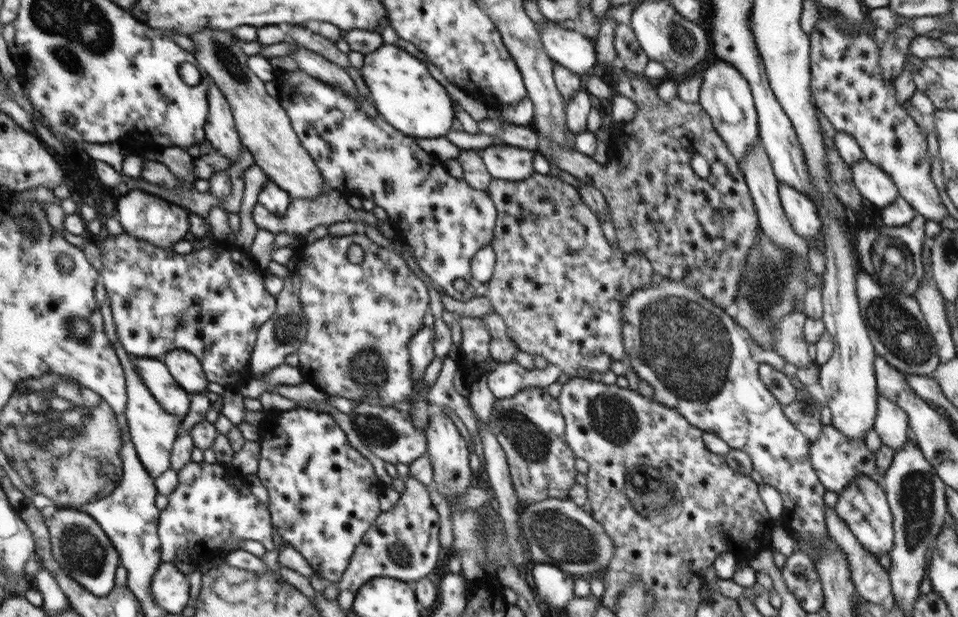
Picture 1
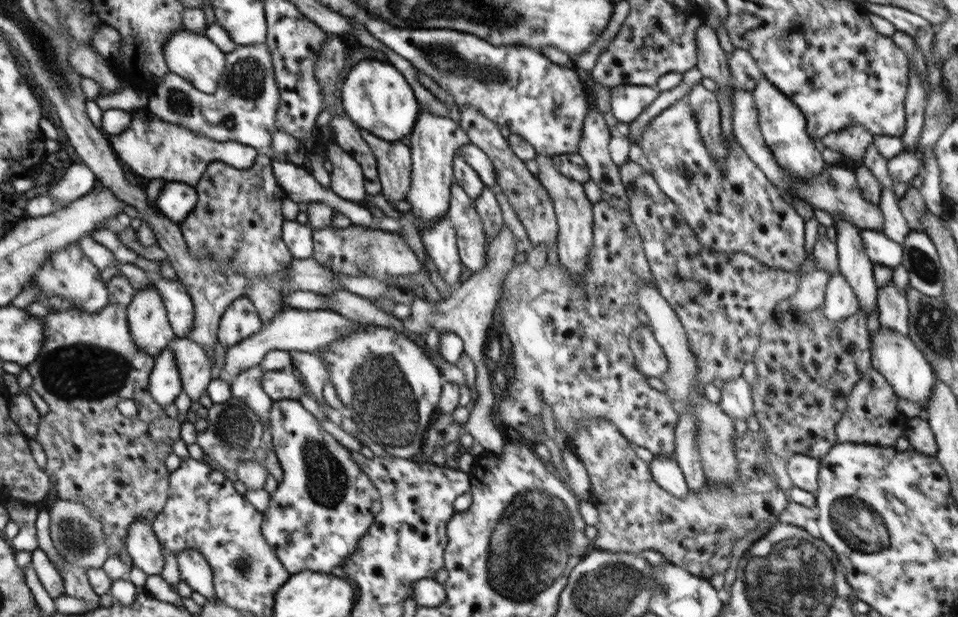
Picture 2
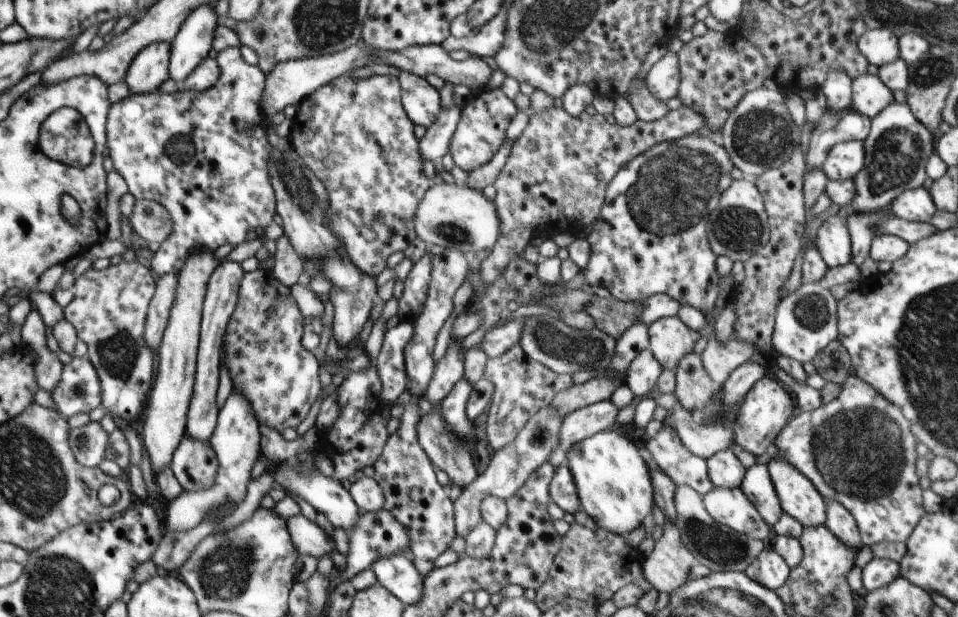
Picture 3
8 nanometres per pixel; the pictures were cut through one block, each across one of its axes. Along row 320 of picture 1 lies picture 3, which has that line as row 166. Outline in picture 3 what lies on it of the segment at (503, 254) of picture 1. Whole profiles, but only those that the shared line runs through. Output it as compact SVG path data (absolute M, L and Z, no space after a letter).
M682 105L682 107L676 110L668 111L661 119L650 122L637 120L634 124L631 124L627 127L609 124L608 120L606 120L606 117L600 113L590 115L588 112L584 111L582 114L580 114L580 116L573 117L570 116L563 108L556 108L554 106L546 110L546 112L542 112L542 114L534 115L529 112L529 116L530 120L528 126L524 129L519 139L514 142L509 159L501 171L501 174L493 184L497 190L495 199L493 201L495 202L495 207L501 225L496 244L493 246L489 255L481 262L479 267L481 282L486 289L499 277L501 273L507 269L511 258L515 257L516 255L522 255L525 251L525 248L530 245L530 240L536 236L551 237L554 233L562 233L564 230L572 232L573 234L577 234L582 232L590 223L594 222L599 217L600 209L605 203L605 190L609 185L609 180L612 180L612 178L616 176L616 173L625 164L628 164L633 158L636 158L636 156L639 154L646 152L646 150L656 146L657 144L660 144L661 142L675 141L685 137L686 135L691 135L692 133L696 132L696 130L700 130L702 126L707 124L706 119L703 119L703 116L699 112L691 109L688 105Z

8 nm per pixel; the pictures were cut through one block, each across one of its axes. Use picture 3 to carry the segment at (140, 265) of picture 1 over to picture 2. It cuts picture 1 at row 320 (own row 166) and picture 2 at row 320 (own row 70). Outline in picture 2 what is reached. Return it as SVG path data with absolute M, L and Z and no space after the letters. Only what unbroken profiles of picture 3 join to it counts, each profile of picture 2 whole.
M242 296L224 311L217 332L217 340L222 346L234 346L261 330L261 316L252 306L252 301Z

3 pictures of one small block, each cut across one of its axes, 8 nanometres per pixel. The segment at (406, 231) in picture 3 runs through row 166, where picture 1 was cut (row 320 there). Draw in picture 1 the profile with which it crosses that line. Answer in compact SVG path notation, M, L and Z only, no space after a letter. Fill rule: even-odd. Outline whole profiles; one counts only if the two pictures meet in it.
M363 231L353 235L344 235L343 237L331 237L326 235L322 239L318 239L310 244L301 245L296 250L297 260L296 273L300 275L300 291L299 297L302 301L302 306L305 312L306 320L308 321L307 335L305 340L300 343L298 350L295 352L298 354L299 365L297 366L302 373L303 382L308 384L314 384L328 397L341 397L352 402L352 400L370 400L370 403L380 404L386 408L397 408L404 400L412 398L412 392L414 392L415 384L412 378L410 355L409 355L409 342L412 337L423 326L422 318L426 316L426 311L429 310L430 296L428 295L428 289L424 285L424 282L416 277L416 275L410 270L410 267L406 264L406 261L398 255L397 252L388 250L384 247L374 243L369 237L367 237ZM352 244L358 244L364 251L364 258L361 264L353 264L345 256L349 246Z

